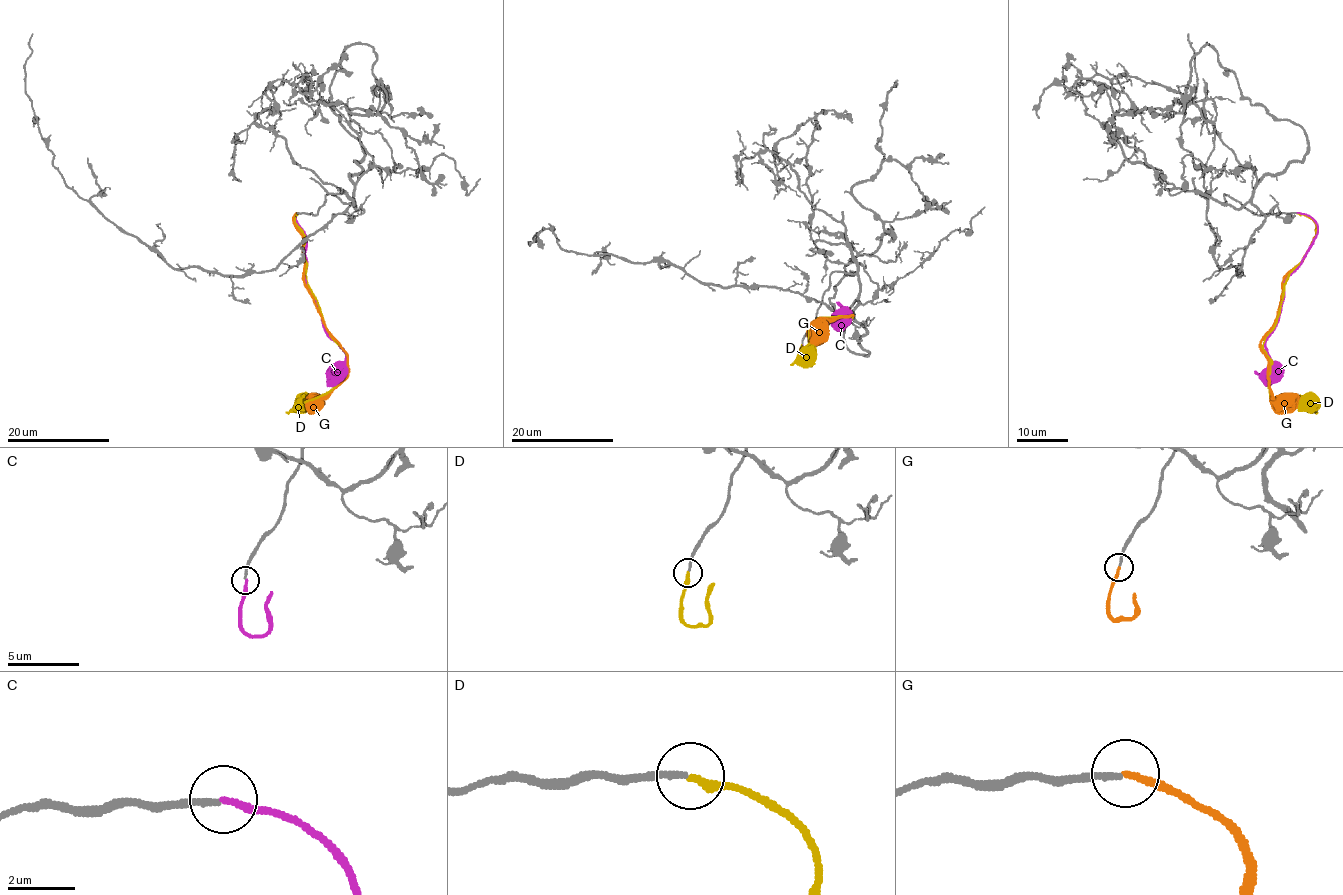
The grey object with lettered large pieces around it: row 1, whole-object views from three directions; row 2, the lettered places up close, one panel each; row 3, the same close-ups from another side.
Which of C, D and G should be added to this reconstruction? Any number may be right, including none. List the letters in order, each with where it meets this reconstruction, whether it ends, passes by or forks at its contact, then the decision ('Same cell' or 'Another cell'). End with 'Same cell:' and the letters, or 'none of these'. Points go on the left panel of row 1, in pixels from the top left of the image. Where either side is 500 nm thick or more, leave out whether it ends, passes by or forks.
C: Touches grey at (297, 212). It ends there. Another cell
D: Touches grey at (297, 213). It ends there. Same cell
G: Touches grey at (297, 212). It ends there. Another cell
Same cell: D

